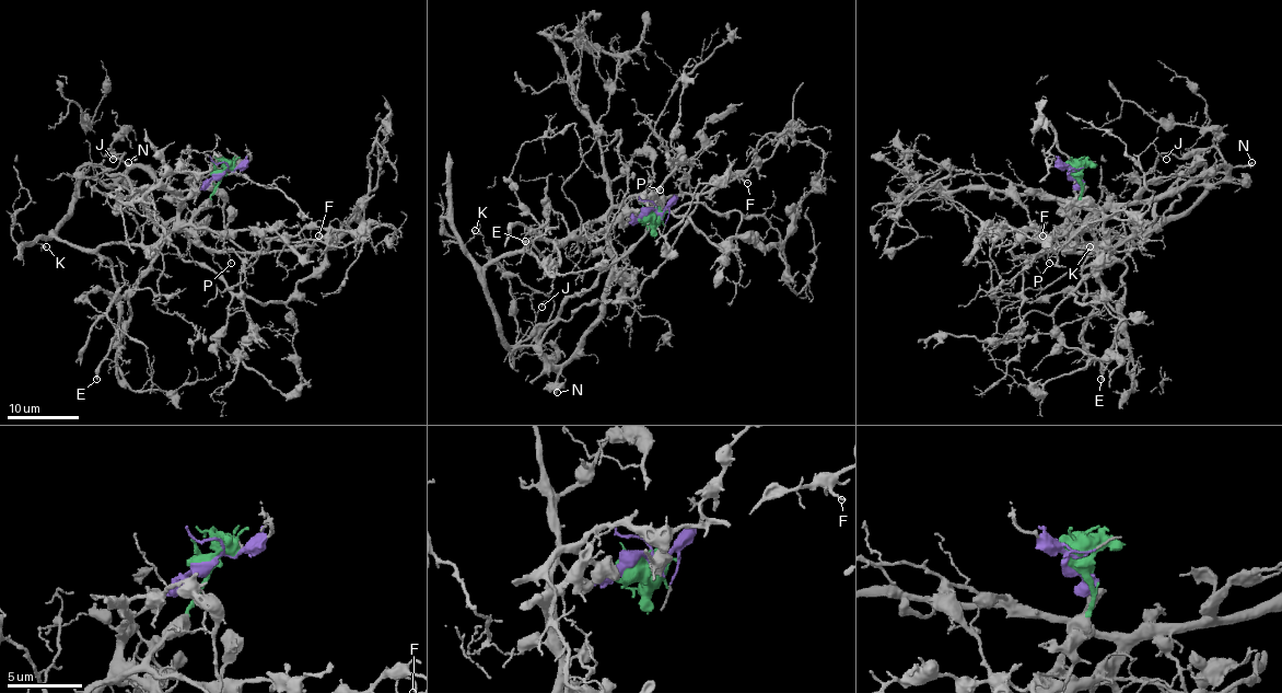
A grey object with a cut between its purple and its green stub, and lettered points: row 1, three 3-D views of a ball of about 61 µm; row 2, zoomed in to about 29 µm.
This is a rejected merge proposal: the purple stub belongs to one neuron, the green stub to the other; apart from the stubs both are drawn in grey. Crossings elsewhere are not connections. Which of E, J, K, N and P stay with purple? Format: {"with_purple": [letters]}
{"with_purple": ["J", "N", "P"]}

